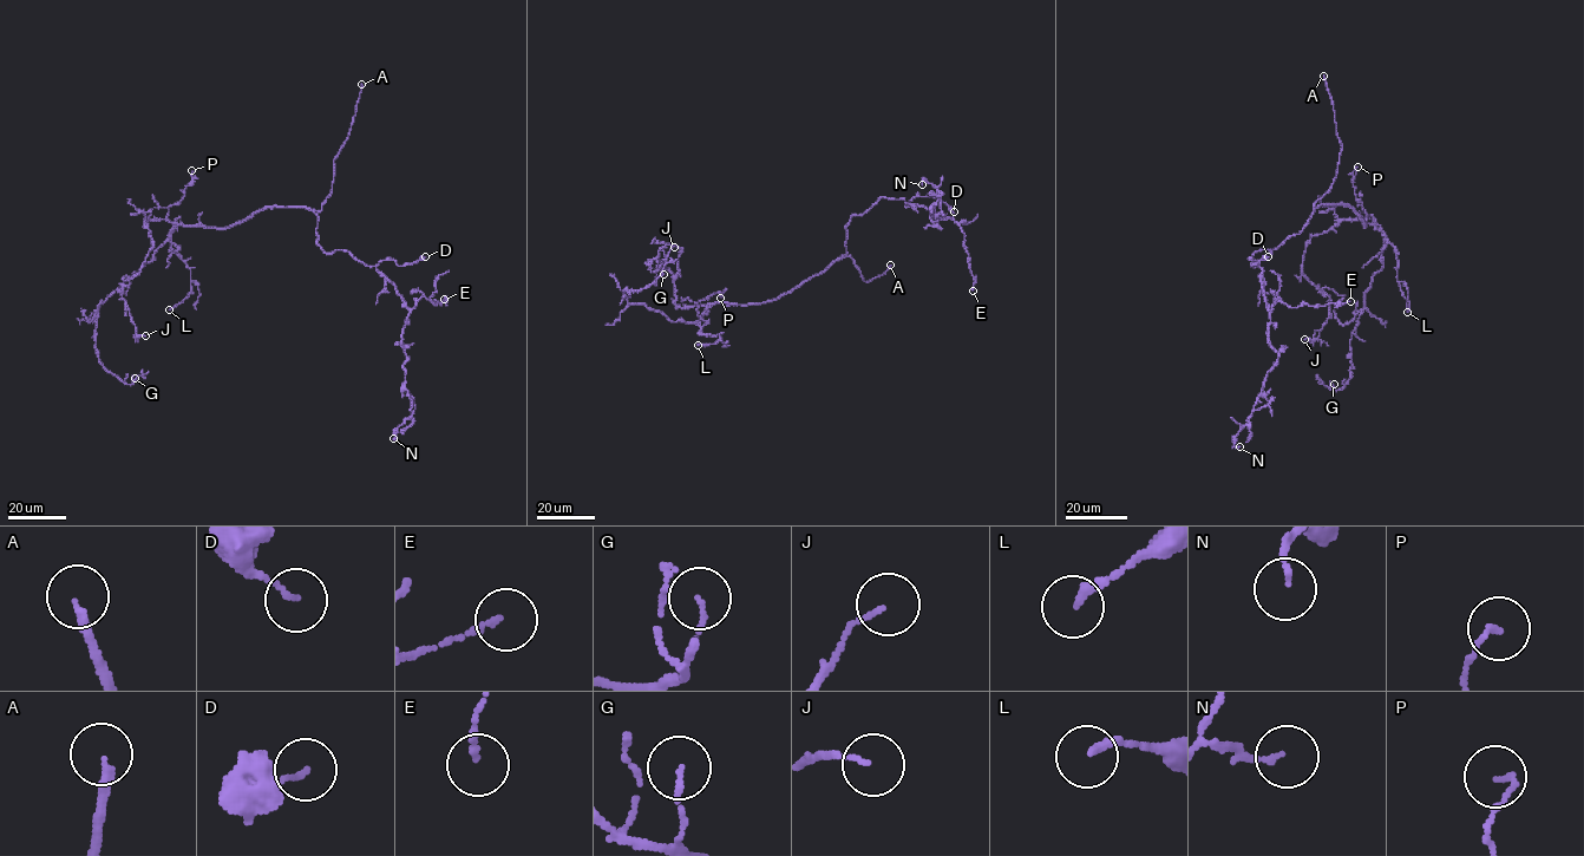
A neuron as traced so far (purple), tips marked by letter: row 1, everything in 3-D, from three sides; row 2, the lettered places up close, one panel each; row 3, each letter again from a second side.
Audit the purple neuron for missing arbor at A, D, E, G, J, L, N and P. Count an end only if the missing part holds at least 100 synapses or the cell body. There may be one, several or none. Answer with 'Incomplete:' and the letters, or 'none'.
Incomplete: A

